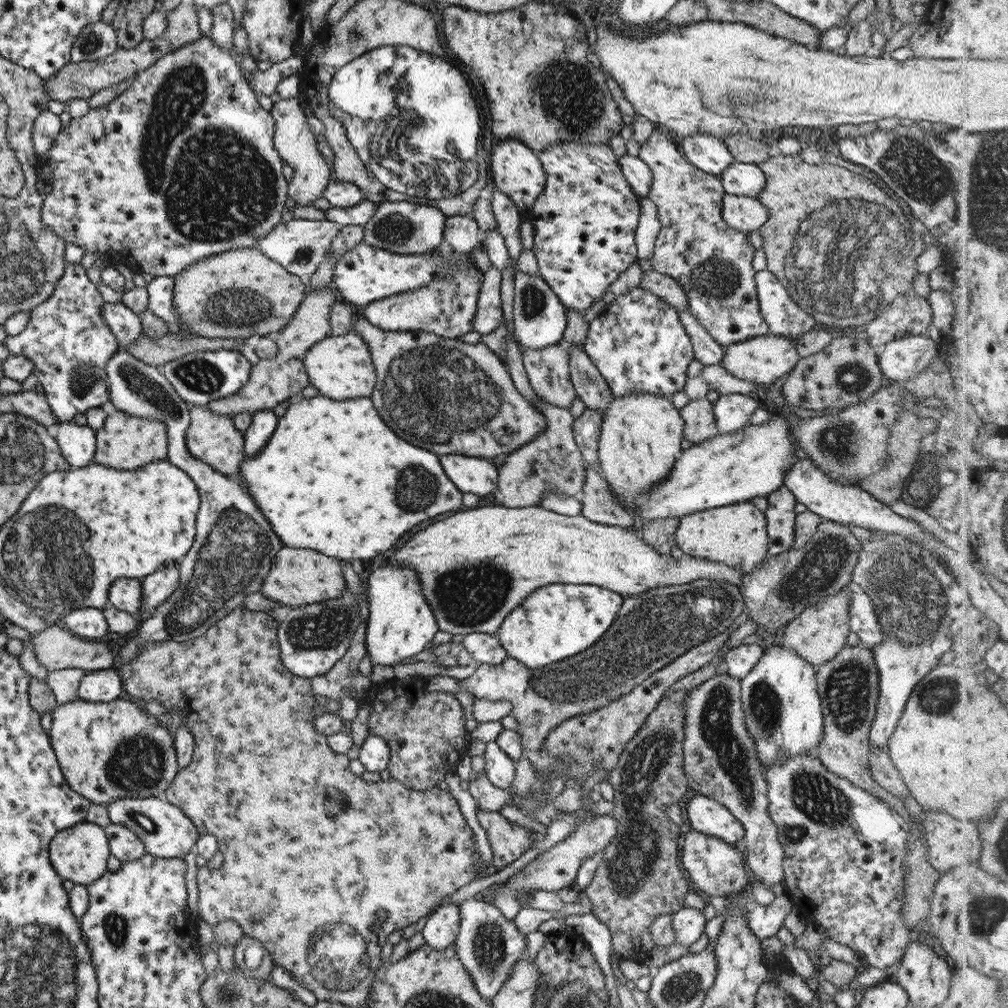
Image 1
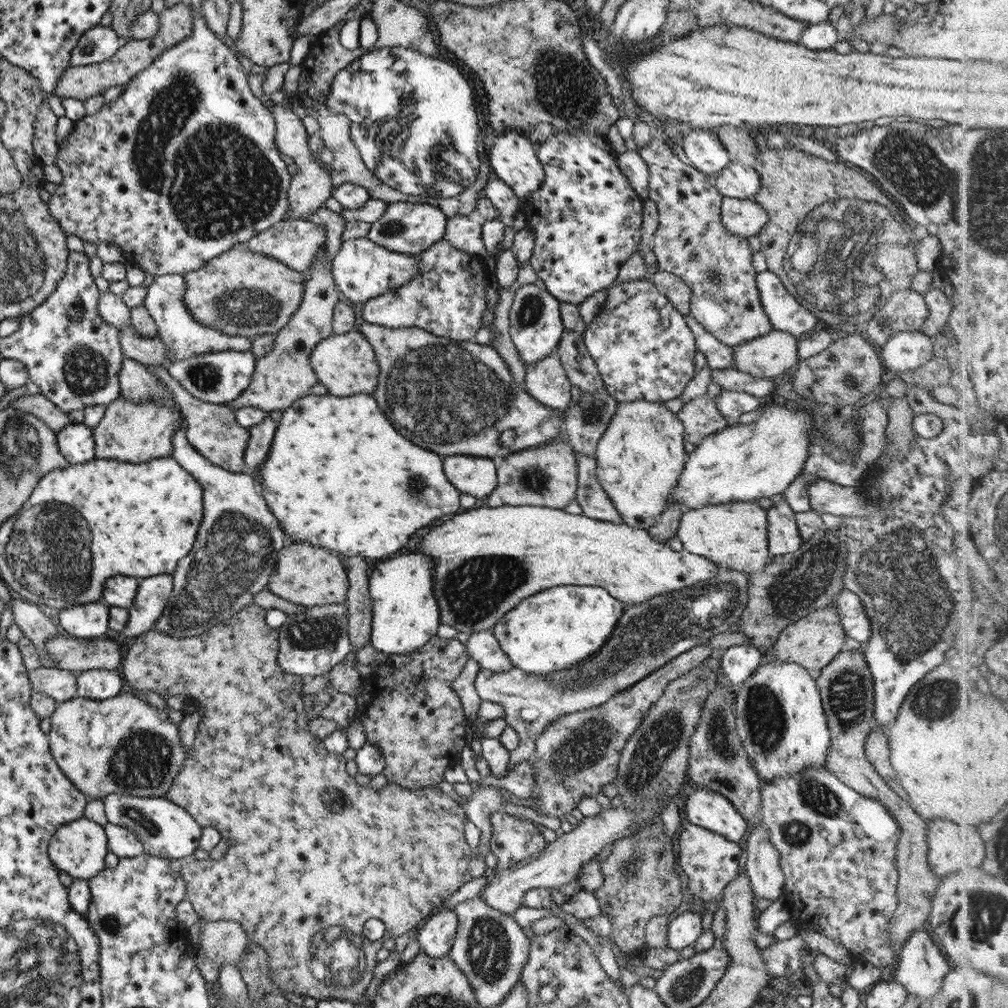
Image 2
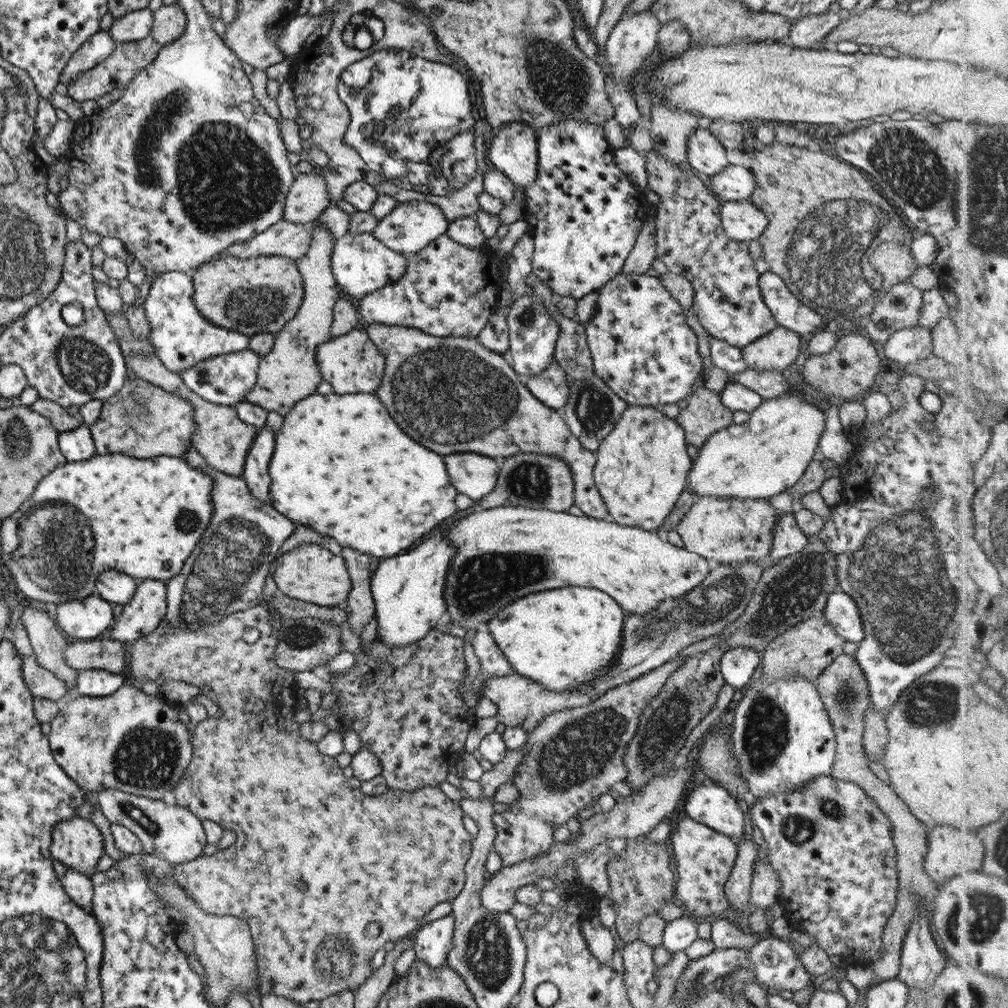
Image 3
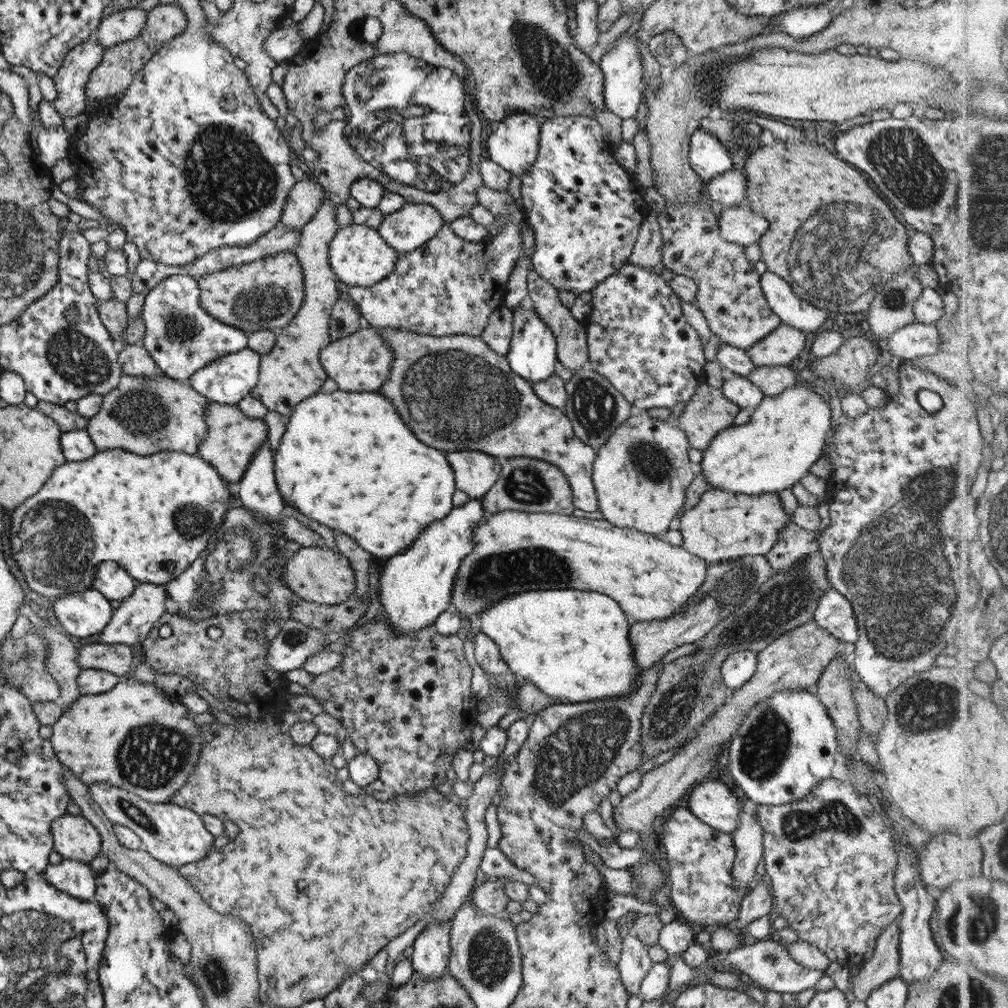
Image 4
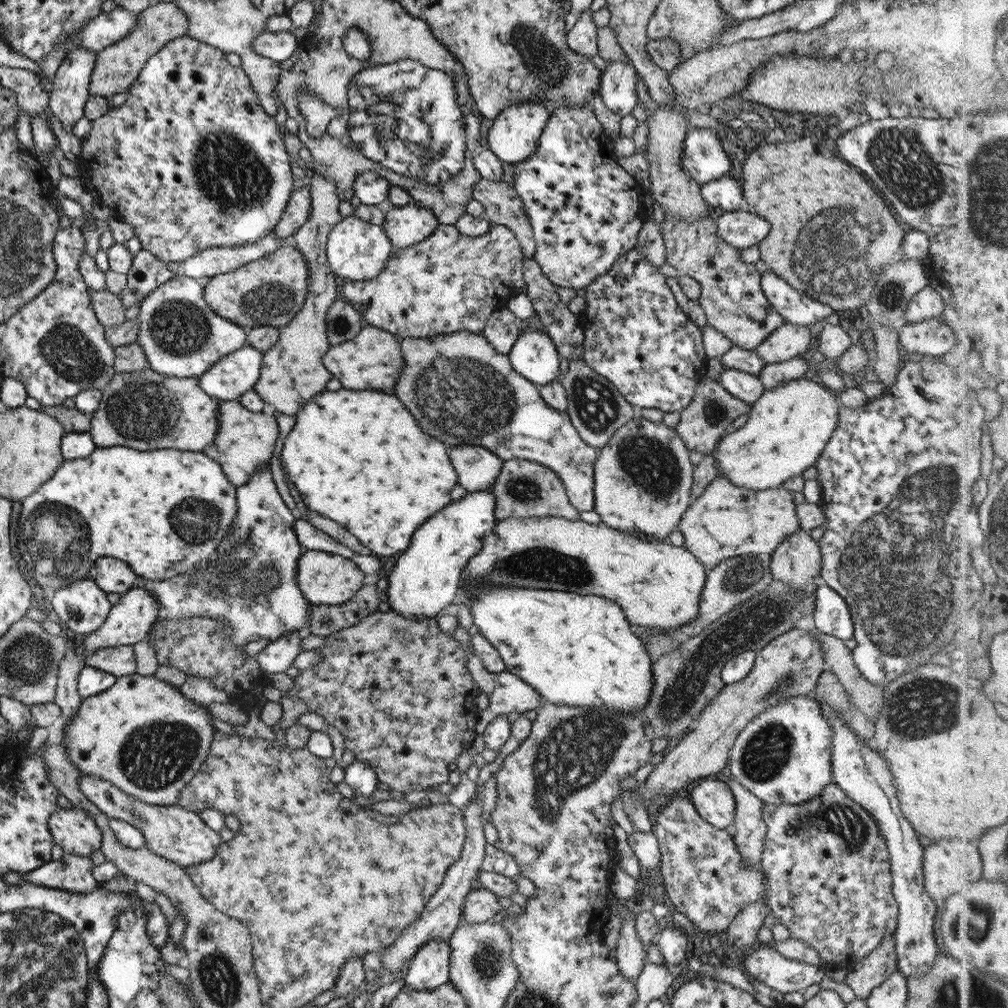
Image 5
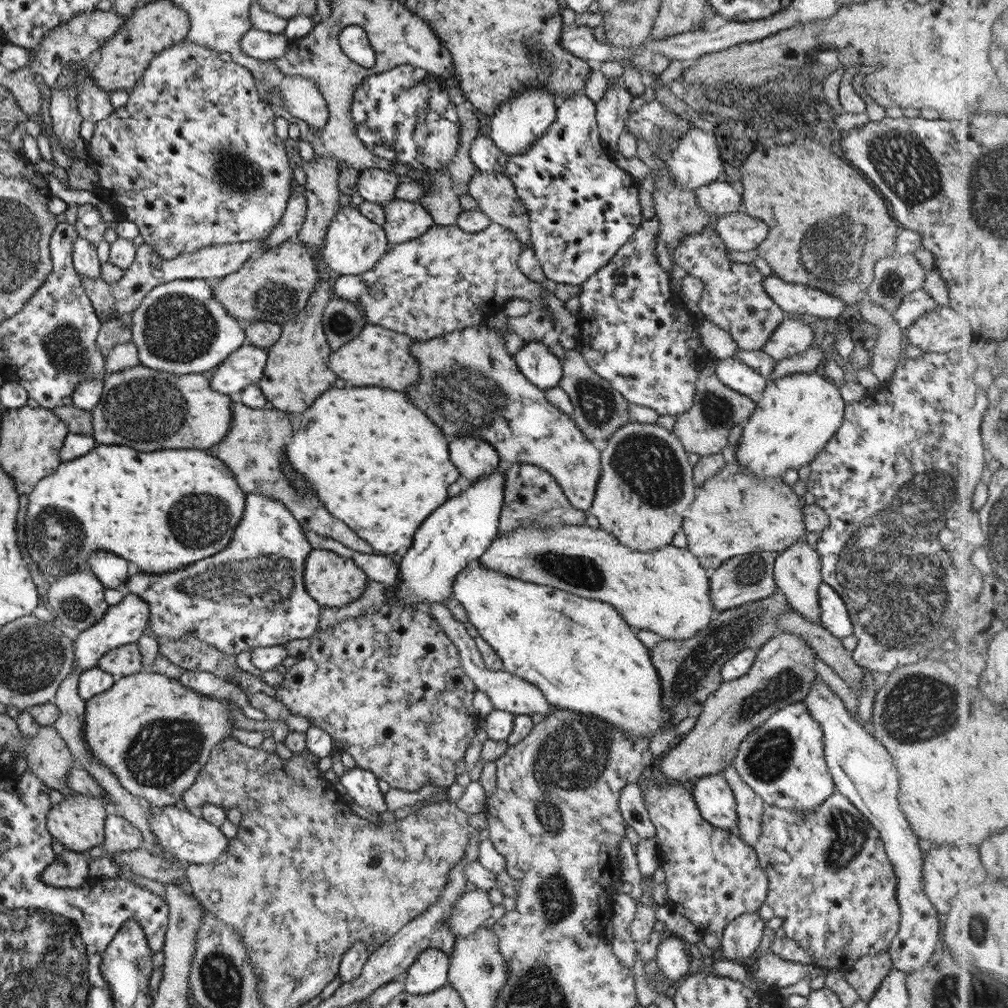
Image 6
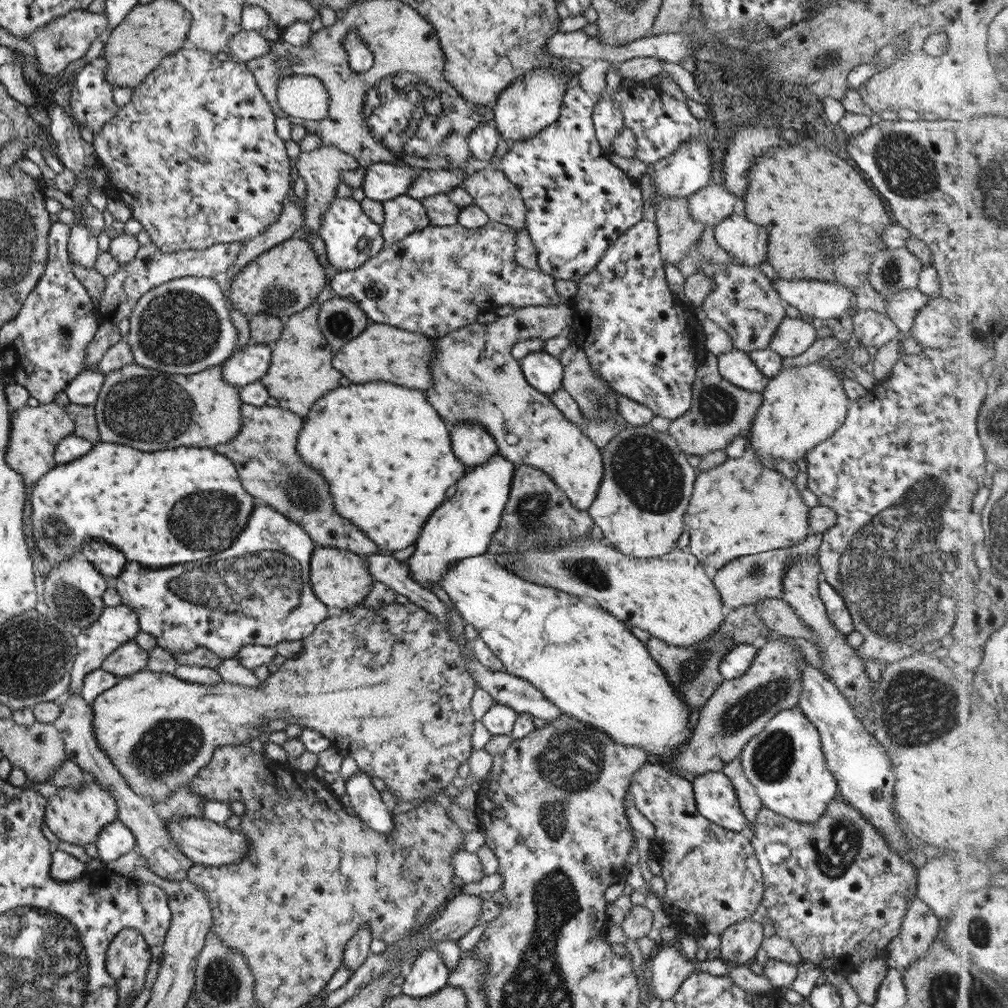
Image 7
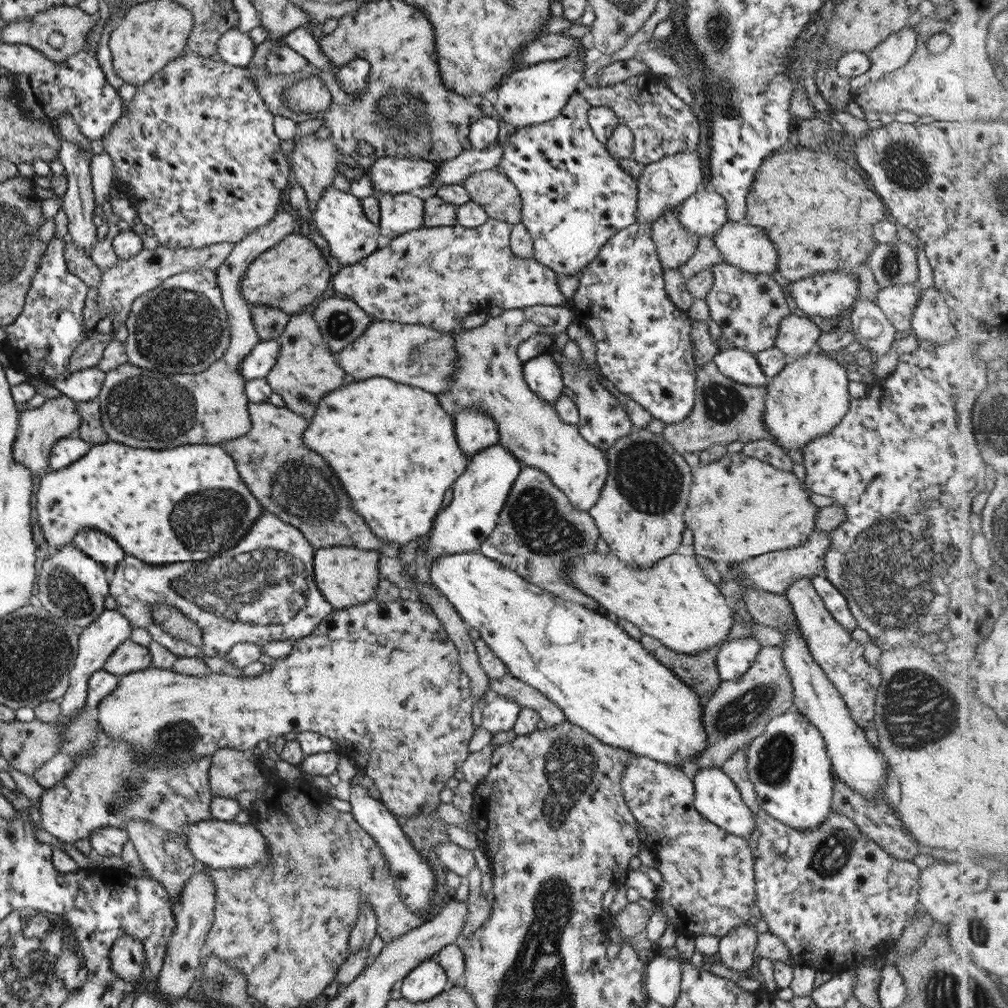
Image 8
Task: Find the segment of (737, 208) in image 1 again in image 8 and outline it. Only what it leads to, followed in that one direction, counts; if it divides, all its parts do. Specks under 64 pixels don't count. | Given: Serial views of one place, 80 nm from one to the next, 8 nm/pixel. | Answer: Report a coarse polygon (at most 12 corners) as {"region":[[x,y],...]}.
{"region":[[726,220],[711,239],[726,265],[777,271],[763,228]]}

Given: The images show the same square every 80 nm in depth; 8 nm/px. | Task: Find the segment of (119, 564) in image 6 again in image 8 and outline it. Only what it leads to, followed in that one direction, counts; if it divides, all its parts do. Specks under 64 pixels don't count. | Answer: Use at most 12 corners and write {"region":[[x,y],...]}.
{"region":[[78,530],[72,544],[109,573],[125,556],[109,536]]}

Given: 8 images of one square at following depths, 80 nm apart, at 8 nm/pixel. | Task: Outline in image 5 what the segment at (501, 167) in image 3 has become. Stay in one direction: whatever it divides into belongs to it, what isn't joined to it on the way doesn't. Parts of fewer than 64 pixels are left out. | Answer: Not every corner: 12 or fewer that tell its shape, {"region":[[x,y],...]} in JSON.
{"region":[[544,102],[504,108],[487,132],[499,161],[523,163],[551,112]]}

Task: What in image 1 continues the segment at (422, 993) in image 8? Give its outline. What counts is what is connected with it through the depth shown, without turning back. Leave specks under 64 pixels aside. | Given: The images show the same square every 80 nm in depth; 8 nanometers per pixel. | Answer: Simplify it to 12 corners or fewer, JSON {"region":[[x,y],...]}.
{"region":[[443,902],[419,924],[432,949],[448,947],[460,926],[460,906]]}

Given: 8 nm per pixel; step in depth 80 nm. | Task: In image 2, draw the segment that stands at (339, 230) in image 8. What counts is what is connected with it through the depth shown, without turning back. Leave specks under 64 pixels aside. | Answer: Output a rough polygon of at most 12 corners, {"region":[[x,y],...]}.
{"region":[[366,237],[341,242],[329,269],[351,303],[399,288],[415,256]]}

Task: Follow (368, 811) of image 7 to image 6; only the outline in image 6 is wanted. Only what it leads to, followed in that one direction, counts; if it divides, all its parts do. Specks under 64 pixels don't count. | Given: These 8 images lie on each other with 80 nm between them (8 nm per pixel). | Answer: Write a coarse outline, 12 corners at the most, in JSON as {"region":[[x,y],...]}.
{"region":[[345,769],[337,782],[354,804],[379,818],[386,810],[377,778],[368,770]]}

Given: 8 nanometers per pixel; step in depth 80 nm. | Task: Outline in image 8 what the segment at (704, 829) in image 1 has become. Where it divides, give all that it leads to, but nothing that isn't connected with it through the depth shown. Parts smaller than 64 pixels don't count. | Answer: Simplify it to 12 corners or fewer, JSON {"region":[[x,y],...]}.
{"region":[[719,768],[692,779],[693,806],[715,826],[748,838],[755,828],[733,781]]}

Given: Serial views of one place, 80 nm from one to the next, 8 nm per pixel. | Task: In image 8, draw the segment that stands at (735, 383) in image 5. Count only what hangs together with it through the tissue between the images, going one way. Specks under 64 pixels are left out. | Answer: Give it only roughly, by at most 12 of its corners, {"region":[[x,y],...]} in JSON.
{"region":[[728,346],[712,362],[739,384],[768,383],[753,353]]}

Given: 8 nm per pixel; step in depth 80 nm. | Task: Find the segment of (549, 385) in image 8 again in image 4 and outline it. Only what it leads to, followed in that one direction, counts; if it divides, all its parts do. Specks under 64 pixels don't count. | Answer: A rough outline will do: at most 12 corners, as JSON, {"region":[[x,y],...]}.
{"region":[[530,302],[512,307],[504,354],[530,383],[558,366],[553,333]]}

